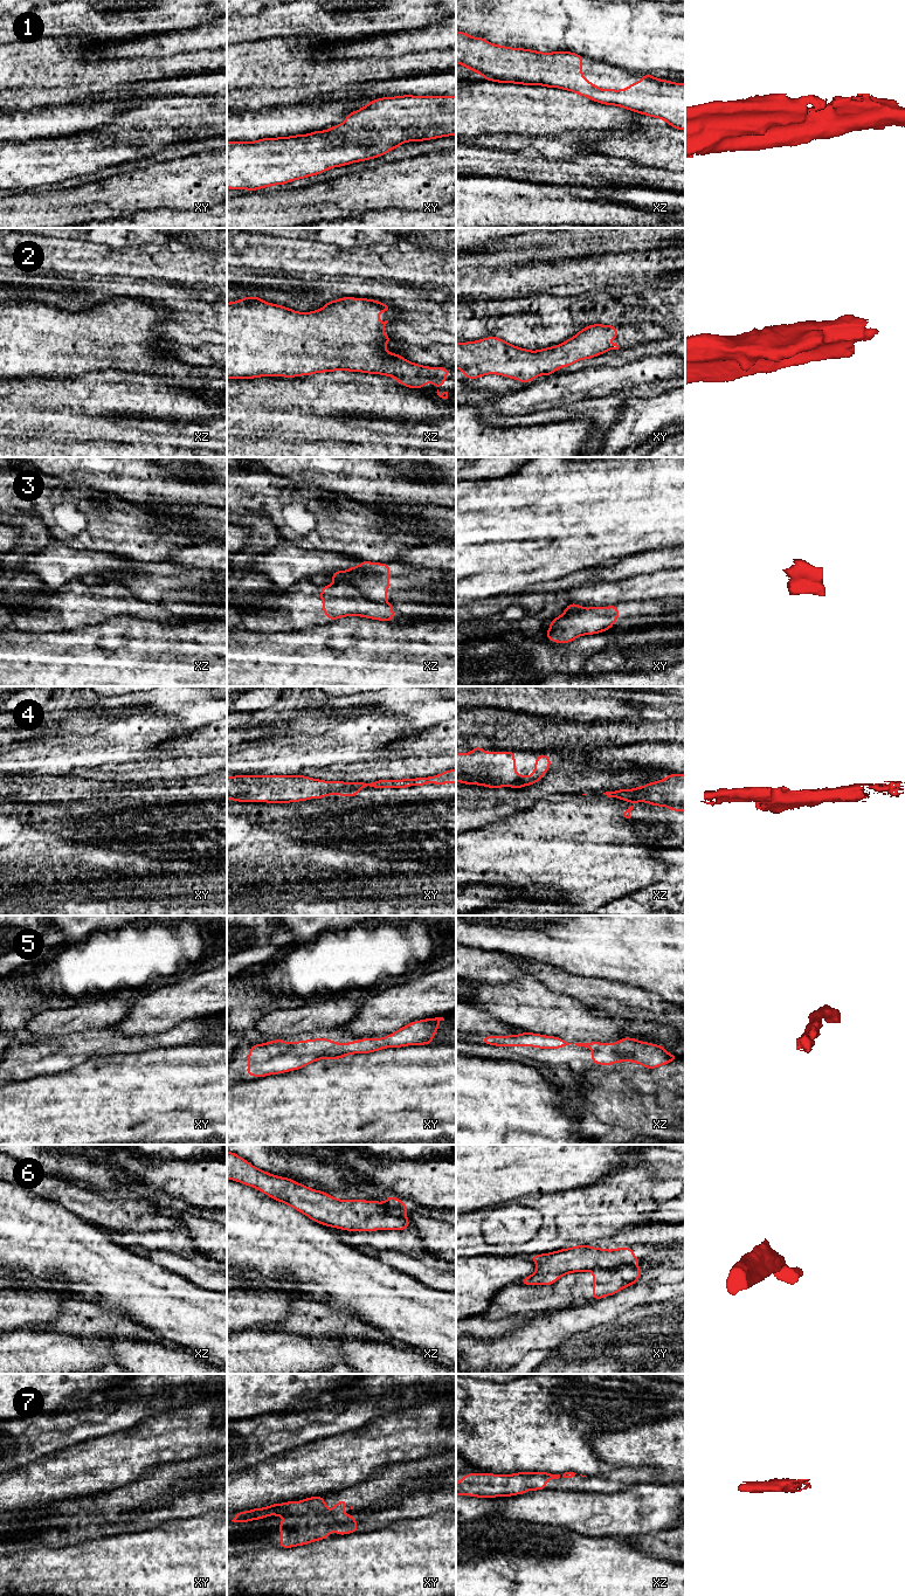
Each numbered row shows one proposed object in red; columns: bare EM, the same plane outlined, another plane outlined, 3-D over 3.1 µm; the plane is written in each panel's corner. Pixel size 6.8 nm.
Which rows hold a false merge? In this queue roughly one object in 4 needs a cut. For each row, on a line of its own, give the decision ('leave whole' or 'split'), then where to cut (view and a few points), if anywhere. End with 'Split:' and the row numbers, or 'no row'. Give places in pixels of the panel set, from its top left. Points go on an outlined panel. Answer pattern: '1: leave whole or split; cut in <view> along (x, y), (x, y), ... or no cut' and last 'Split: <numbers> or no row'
1: leave whole; no cut
2: leave whole; no cut
3: split; cut in xz along (334, 580), (345, 580), (365, 596), (384, 602)
4: leave whole; no cut
5: leave whole; no cut
6: split; cut in xy along (635, 1265), (595, 1269), (593, 1271)
7: leave whole; no cut
Split: 3, 6

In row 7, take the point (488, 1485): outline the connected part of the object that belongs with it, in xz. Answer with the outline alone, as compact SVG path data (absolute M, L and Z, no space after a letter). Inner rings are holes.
M519 1472L513 1474L492 1474L492 1473L467 1473L462 1481L456 1481L456 1495L471 1495L471 1497L511 1497L516 1494L524 1494L536 1490L547 1490L546 1481L559 1479L560 1474L551 1474L547 1472Z

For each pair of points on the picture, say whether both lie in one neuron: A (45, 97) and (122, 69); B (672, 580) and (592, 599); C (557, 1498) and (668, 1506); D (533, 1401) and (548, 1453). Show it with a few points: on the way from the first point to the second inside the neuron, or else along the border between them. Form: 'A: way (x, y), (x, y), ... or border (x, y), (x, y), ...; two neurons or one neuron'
A: border (45, 87), (73, 87), (78, 96); two neurons
B: way (653, 586), (612, 593); one neuron
C: way (585, 1506), (640, 1506); one neuron
D: way (533, 1414), (548, 1430), (548, 1441); one neuron

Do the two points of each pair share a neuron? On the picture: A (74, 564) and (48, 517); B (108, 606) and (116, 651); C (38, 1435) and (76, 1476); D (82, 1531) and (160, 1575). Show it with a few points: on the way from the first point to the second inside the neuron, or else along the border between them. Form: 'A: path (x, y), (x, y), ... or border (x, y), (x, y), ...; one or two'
A: border (55, 539), (62, 540), (71, 547), (88, 551); two
B: border (138, 617), (110, 616), (103, 622), (84, 627); two
C: border (78, 1442), (46, 1453), (28, 1464); two
D: border (122, 1532), (101, 1535), (68, 1546); two

